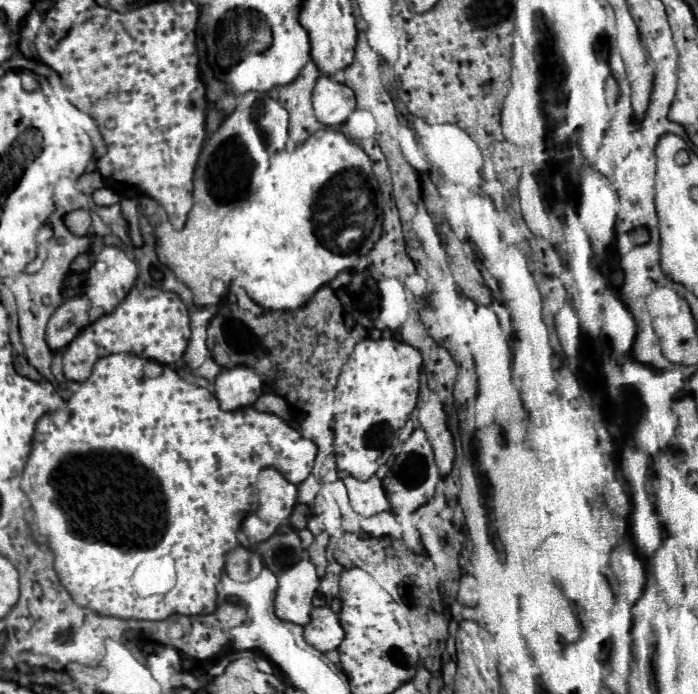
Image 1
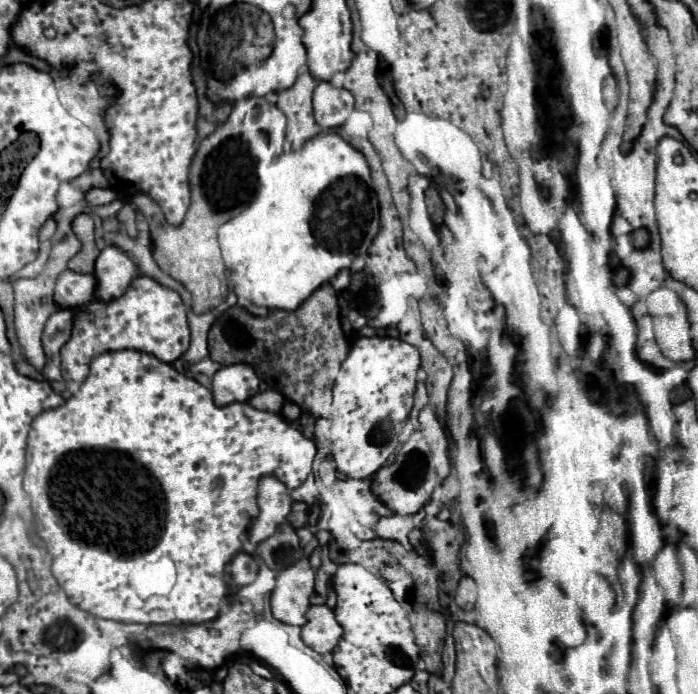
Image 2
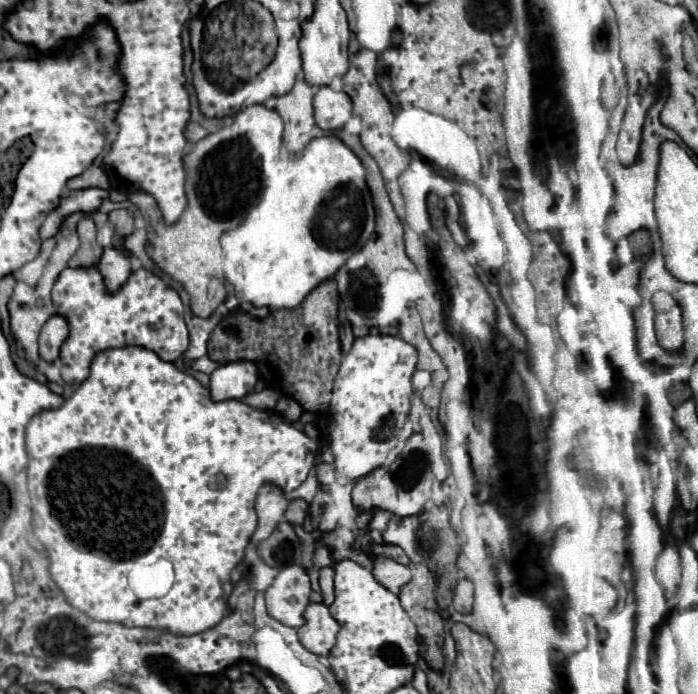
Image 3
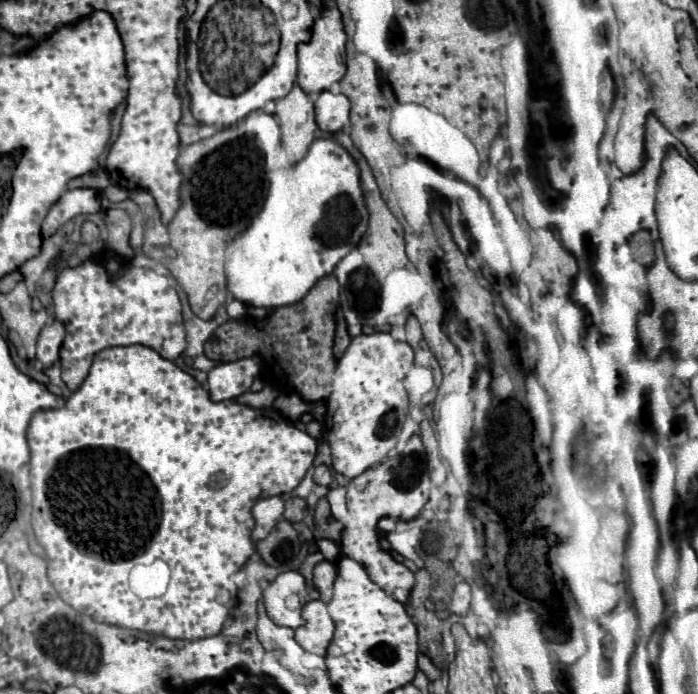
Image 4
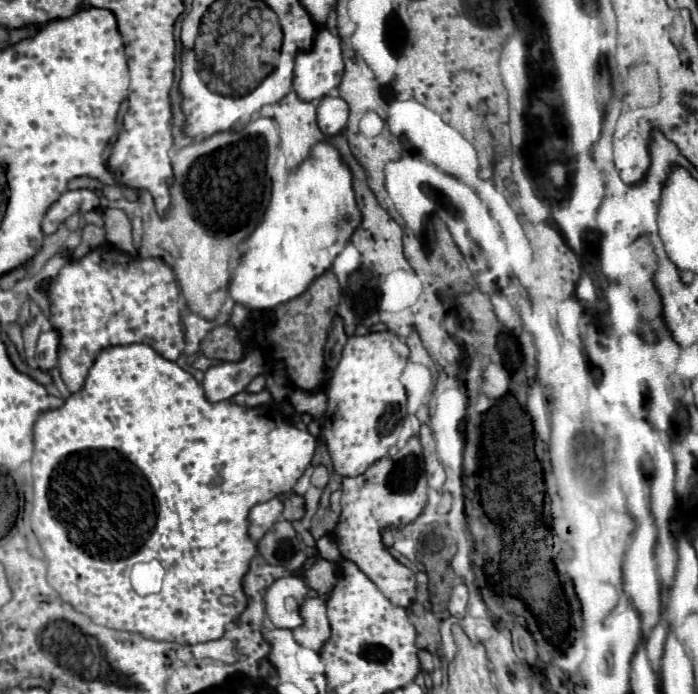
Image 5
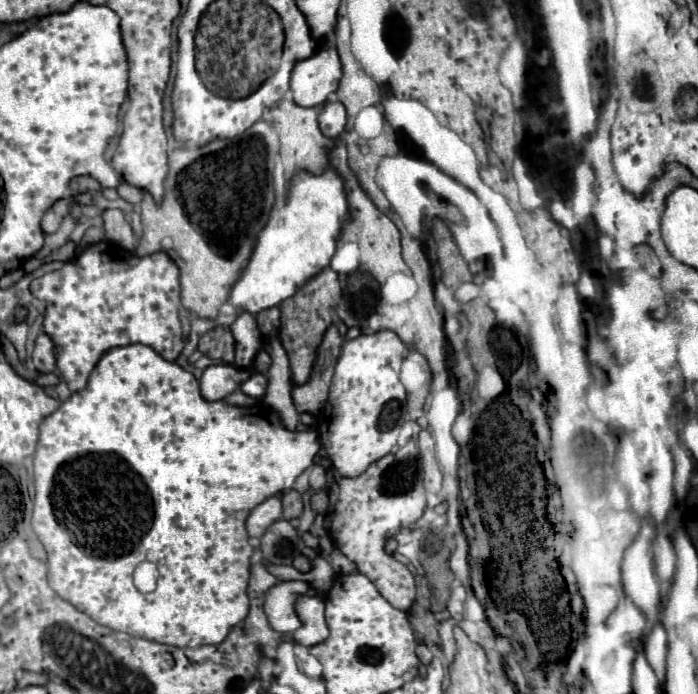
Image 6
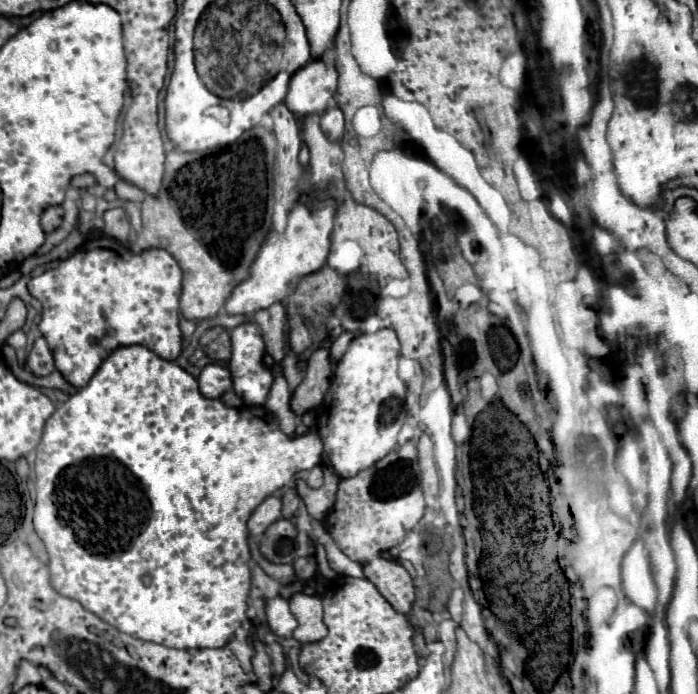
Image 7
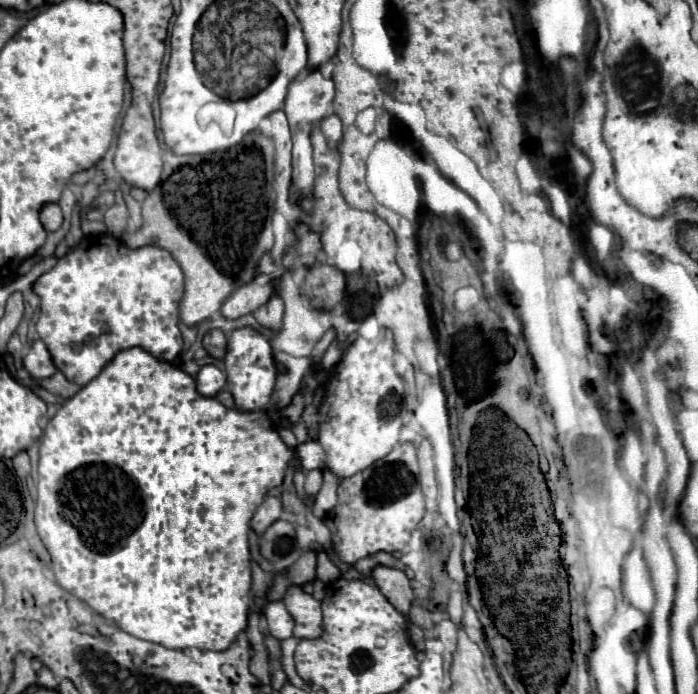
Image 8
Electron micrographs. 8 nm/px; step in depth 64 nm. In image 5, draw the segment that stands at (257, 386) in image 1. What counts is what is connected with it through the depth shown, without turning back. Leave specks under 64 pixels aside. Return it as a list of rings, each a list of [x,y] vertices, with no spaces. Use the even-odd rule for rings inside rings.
[[[252,348],[246,358],[242,358],[240,362],[222,362],[218,366],[210,366],[204,374],[204,392],[208,396],[210,402],[220,402],[220,400],[230,400],[232,396],[240,394],[246,390],[246,386],[258,376],[258,374],[264,374],[266,372],[266,358],[264,358],[264,352],[260,348]]]

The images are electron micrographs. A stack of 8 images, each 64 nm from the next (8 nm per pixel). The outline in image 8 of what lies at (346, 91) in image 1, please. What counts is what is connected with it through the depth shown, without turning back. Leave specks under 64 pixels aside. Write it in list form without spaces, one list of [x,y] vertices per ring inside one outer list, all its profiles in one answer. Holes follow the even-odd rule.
[[[330,114],[326,116],[322,122],[320,122],[320,130],[324,132],[328,144],[334,148],[340,140],[342,140],[342,120],[336,116],[336,114]]]

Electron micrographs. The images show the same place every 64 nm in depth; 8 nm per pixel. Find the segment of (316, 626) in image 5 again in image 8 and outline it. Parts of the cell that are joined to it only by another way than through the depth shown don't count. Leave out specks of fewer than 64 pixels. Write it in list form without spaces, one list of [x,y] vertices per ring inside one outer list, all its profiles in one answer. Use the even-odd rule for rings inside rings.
[[[292,586],[292,588],[288,588],[288,592],[284,596],[284,604],[286,604],[288,612],[292,614],[292,618],[296,620],[294,638],[312,640],[312,638],[322,636],[322,632],[324,632],[322,608],[314,596],[302,592],[302,588],[298,588],[298,586]]]

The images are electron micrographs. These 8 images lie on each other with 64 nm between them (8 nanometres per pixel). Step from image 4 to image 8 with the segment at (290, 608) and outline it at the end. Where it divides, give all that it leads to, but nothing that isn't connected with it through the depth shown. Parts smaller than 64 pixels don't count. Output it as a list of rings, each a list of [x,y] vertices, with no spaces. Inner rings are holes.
[[[266,602],[264,606],[264,618],[268,624],[268,632],[278,638],[278,640],[286,640],[292,636],[294,630],[294,620],[290,616],[290,612],[286,610],[286,606],[282,602]]]

